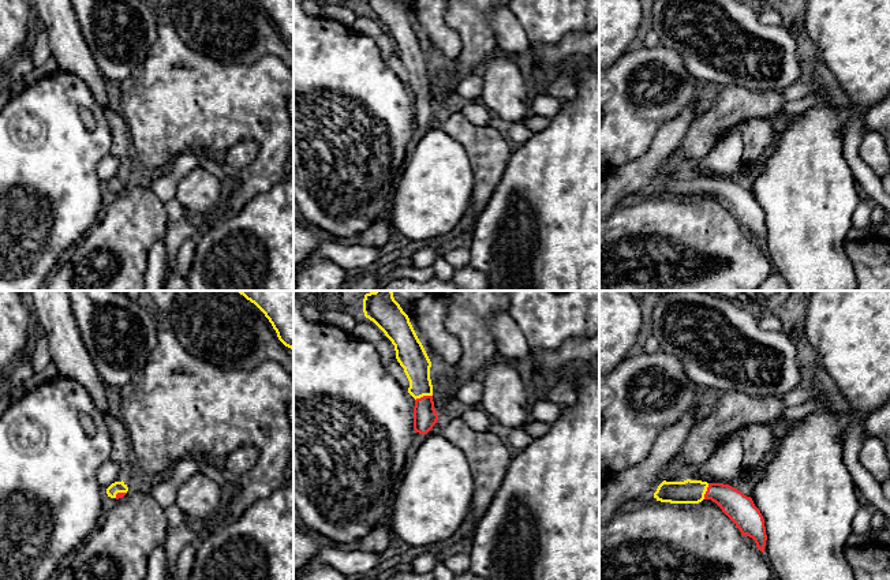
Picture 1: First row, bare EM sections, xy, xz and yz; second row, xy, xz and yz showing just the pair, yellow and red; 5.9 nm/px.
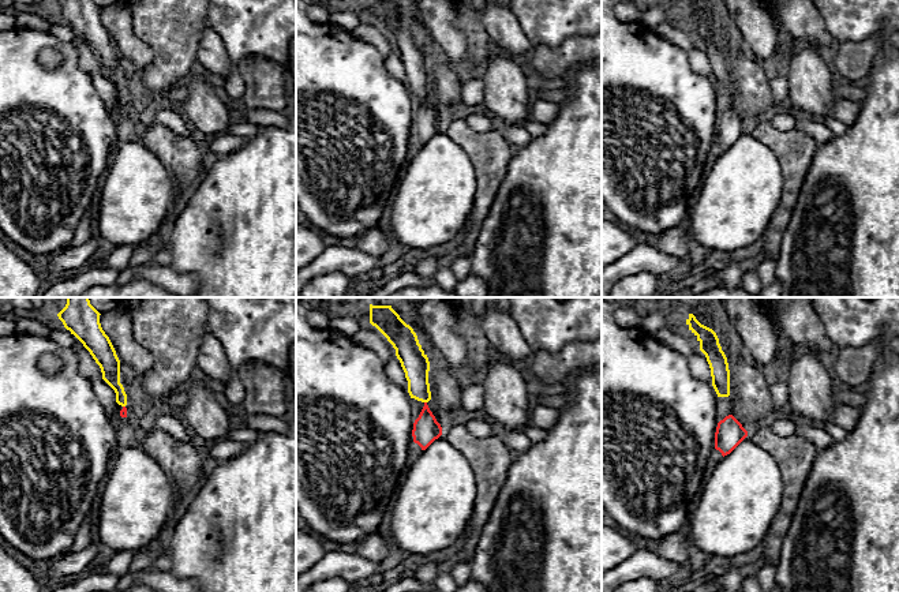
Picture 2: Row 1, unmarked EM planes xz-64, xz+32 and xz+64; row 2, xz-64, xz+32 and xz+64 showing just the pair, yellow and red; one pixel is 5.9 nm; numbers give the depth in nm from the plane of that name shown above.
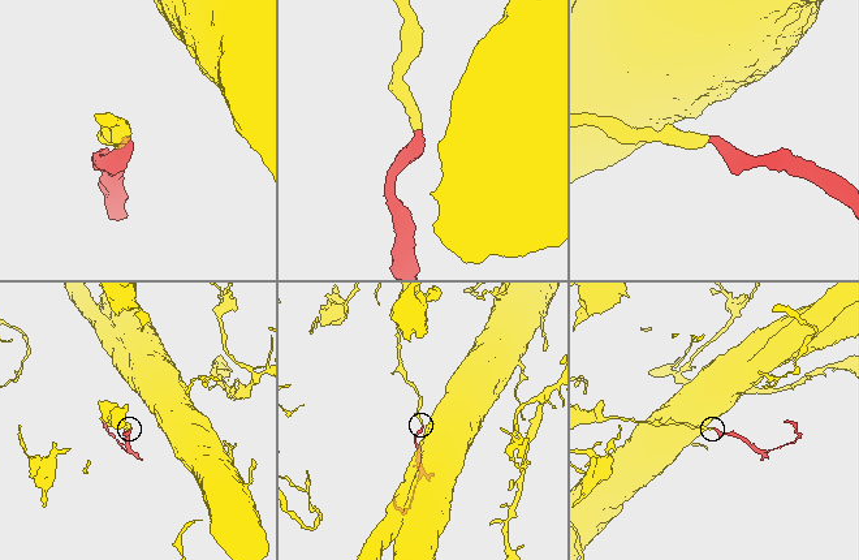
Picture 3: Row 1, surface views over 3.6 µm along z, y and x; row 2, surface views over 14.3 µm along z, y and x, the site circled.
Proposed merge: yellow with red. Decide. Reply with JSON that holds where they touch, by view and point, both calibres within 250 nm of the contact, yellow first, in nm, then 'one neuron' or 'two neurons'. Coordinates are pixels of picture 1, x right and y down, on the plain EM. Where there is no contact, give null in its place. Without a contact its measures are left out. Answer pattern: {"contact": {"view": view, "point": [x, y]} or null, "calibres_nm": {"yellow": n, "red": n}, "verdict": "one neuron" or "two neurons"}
{"contact": {"view": "xz", "point": [423, 89]}, "calibres_nm": {"yellow": 170, "red": 140}, "verdict": "one neuron"}

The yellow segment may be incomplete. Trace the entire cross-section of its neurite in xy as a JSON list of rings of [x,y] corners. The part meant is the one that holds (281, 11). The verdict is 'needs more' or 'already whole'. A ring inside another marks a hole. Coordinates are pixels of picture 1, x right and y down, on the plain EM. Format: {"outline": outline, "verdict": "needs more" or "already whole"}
{"outline": [[[257,0],[272,18],[278,34],[293,45],[293,0]]], "verdict": "already whole"}

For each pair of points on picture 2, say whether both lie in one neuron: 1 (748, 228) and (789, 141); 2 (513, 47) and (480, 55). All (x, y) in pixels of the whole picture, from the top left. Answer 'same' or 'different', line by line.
1: different
2: different

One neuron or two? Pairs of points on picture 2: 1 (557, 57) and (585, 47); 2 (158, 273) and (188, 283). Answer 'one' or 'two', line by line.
1: one
2: one

